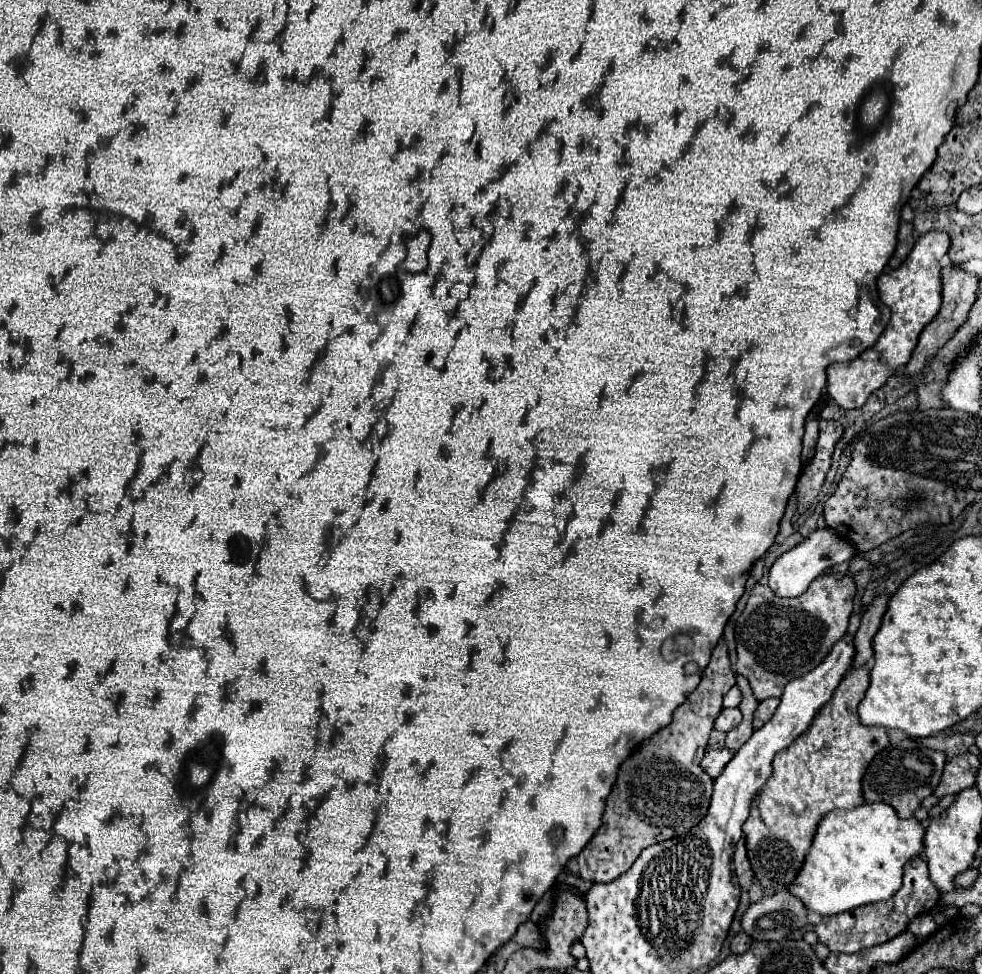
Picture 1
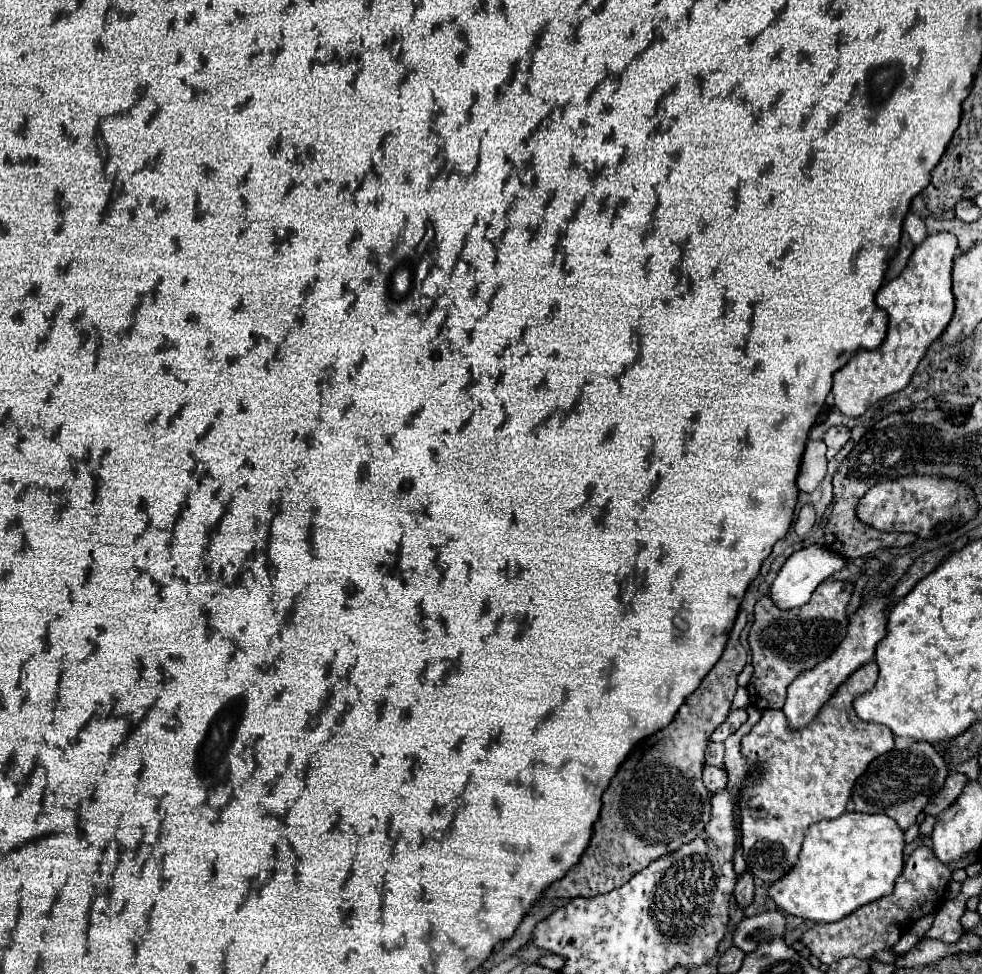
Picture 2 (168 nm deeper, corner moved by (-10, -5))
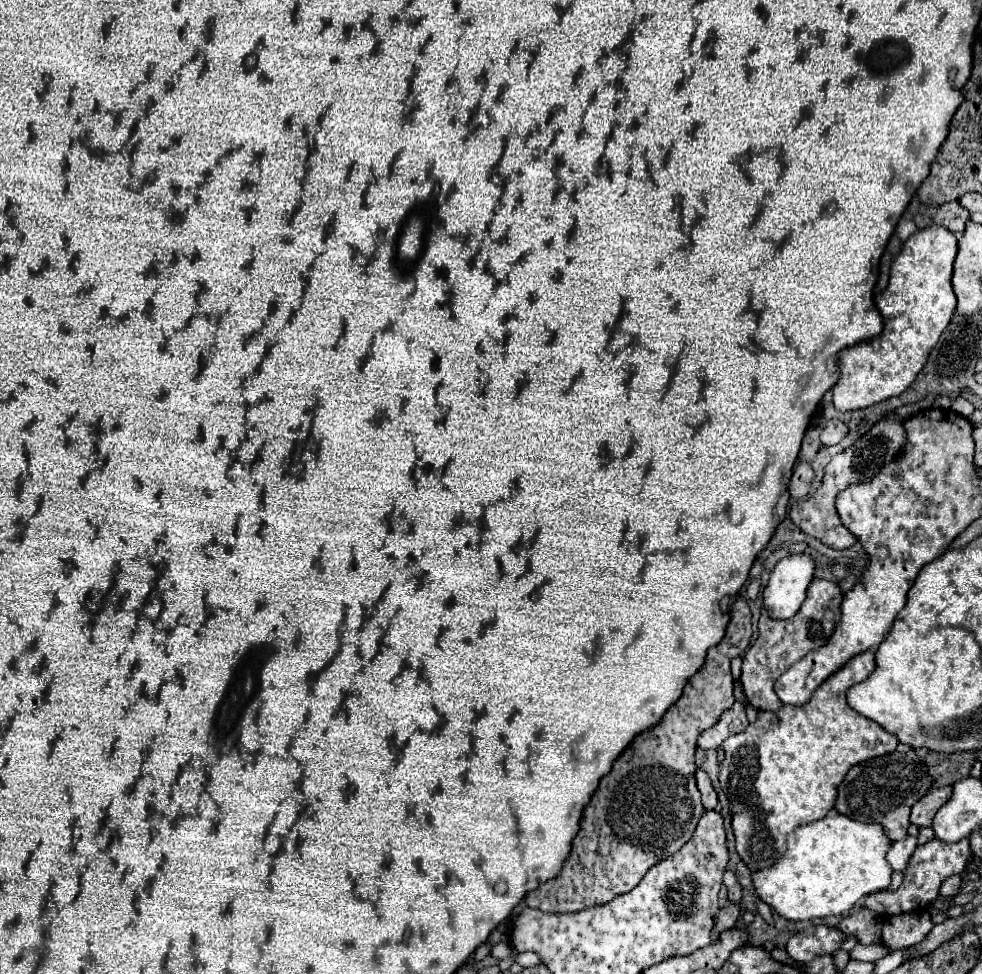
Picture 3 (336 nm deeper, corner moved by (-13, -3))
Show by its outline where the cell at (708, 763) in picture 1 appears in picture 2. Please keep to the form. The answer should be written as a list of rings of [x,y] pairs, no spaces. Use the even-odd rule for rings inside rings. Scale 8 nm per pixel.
[[[705,766],[703,768],[703,776],[701,776],[705,788],[711,792],[711,794],[717,794],[725,788],[727,784],[727,772],[723,768],[715,768],[715,766]]]

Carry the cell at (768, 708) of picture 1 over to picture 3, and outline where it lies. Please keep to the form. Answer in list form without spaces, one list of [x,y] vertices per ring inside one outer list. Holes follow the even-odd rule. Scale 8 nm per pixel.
[[[874,650],[862,652],[852,658],[840,672],[830,676],[804,706],[784,706],[776,712],[758,712],[758,720],[748,724],[740,734],[734,734],[724,740],[726,758],[720,768],[720,782],[730,798],[732,810],[732,830],[736,836],[736,852],[748,864],[752,872],[770,868],[784,856],[788,834],[802,826],[824,818],[836,804],[838,786],[848,774],[848,770],[876,754],[888,754],[896,748],[898,738],[878,722],[864,718],[854,712],[846,702],[846,692],[852,684],[866,680],[876,668]]]

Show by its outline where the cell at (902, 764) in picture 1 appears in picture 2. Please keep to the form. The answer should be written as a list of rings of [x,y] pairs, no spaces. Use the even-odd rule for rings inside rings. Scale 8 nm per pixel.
[[[913,742],[909,748],[891,750],[869,764],[869,768],[859,778],[859,784],[853,786],[853,810],[887,814],[905,832],[911,824],[915,824],[923,806],[941,790],[947,776],[949,770],[943,756],[939,756],[929,742]]]

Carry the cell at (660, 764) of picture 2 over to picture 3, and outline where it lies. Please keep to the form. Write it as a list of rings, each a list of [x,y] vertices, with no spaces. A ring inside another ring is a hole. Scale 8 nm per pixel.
[[[738,596],[736,602],[730,606],[730,616],[732,618],[728,622],[726,636],[718,646],[708,650],[704,666],[690,678],[680,700],[664,714],[660,724],[636,736],[634,742],[620,754],[620,758],[616,758],[612,772],[600,780],[600,788],[596,790],[596,794],[592,796],[590,804],[584,810],[580,832],[572,842],[572,852],[564,862],[562,872],[556,878],[548,880],[546,884],[540,884],[536,890],[526,894],[526,902],[530,908],[538,908],[542,912],[578,912],[596,904],[606,904],[614,896],[630,892],[654,864],[676,854],[692,838],[698,820],[704,814],[700,790],[696,786],[694,776],[696,772],[694,754],[698,736],[704,730],[712,728],[720,720],[720,716],[736,702],[732,692],[734,680],[730,674],[730,662],[746,652],[752,638],[750,628],[752,614],[742,596]]]

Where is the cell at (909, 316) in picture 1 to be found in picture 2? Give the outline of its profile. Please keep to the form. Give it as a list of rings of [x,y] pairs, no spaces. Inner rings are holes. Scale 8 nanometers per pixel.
[[[949,232],[931,234],[915,248],[905,270],[897,278],[893,278],[891,282],[879,288],[875,302],[879,308],[885,308],[889,316],[887,338],[875,350],[865,350],[865,348],[857,350],[853,358],[833,374],[833,396],[835,396],[835,406],[839,408],[841,414],[861,416],[877,400],[903,390],[911,382],[911,376],[917,364],[921,362],[921,358],[925,356],[927,348],[931,346],[933,340],[937,340],[943,334],[943,330],[951,322],[951,316],[953,316],[952,268],[955,256],[957,256],[957,238],[953,234]]]

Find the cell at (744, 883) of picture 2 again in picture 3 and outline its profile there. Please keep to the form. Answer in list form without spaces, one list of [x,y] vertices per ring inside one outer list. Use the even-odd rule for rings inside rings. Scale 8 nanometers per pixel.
[[[740,904],[724,906],[724,908],[718,912],[718,918],[716,918],[716,924],[714,924],[714,932],[722,932],[722,930],[732,928],[738,918],[740,918]]]

